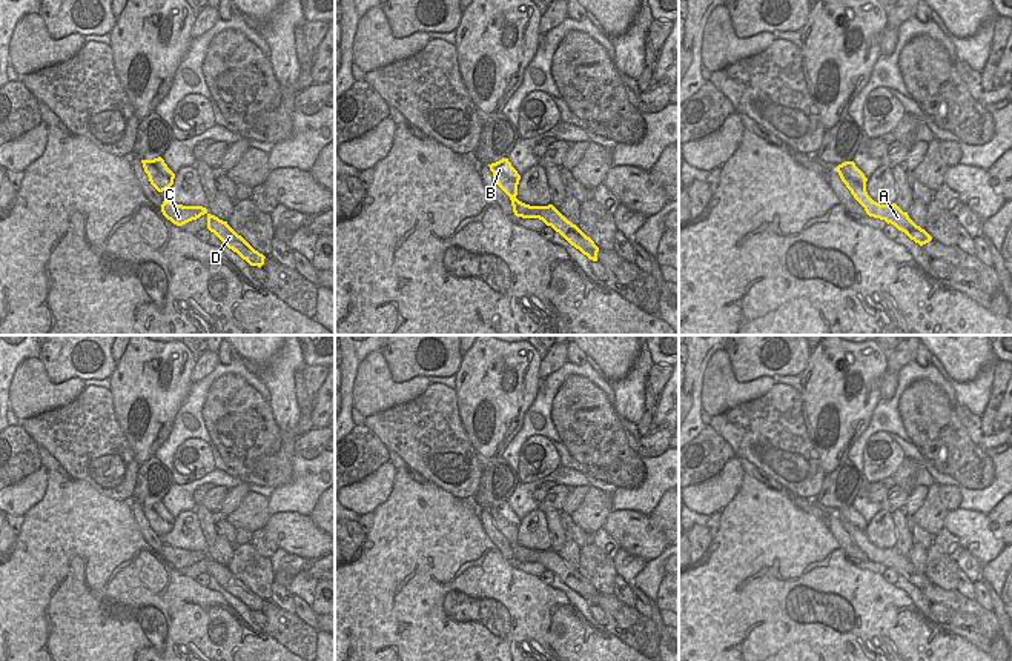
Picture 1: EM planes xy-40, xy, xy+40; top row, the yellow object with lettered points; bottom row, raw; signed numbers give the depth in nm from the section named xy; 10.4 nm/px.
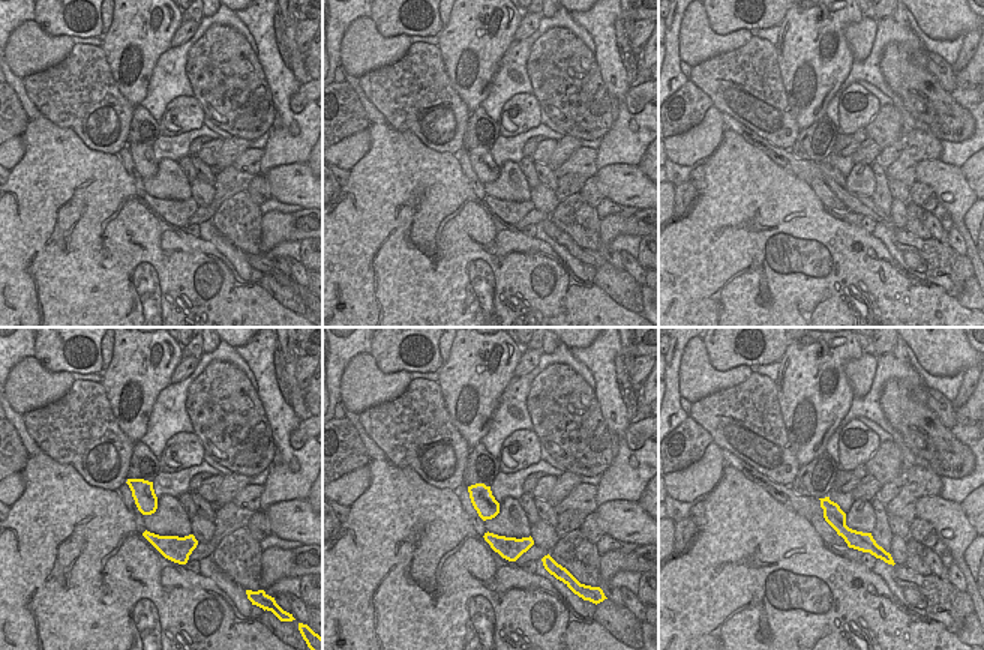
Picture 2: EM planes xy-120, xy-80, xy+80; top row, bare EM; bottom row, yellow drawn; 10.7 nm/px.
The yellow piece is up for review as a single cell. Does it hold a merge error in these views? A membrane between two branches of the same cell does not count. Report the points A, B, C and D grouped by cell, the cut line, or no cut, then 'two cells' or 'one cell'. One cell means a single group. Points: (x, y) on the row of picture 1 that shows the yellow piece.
A B D / C; cut in xy along (533, 206), (538, 209), (535, 217); two cells

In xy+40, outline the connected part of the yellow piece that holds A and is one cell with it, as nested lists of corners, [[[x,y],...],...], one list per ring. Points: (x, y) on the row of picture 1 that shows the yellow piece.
[[[845,161],[837,166],[837,172],[846,188],[851,191],[854,198],[865,206],[865,211],[869,217],[885,220],[888,224],[894,224],[898,231],[905,232],[911,240],[920,246],[929,243],[932,237],[917,226],[895,203],[880,204],[874,201],[866,192],[868,178],[855,166],[854,161]]]

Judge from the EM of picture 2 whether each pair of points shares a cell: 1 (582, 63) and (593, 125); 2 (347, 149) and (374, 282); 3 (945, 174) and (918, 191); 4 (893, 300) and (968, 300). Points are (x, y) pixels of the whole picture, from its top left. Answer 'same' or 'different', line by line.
1: same
2: different
3: different
4: different

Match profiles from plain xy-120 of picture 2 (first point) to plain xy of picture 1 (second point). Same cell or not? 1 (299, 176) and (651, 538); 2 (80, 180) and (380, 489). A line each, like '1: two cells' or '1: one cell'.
1: one cell
2: two cells

